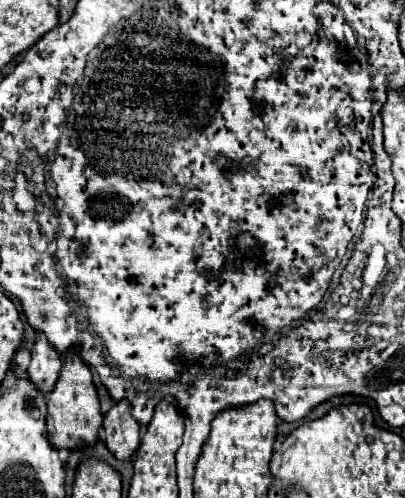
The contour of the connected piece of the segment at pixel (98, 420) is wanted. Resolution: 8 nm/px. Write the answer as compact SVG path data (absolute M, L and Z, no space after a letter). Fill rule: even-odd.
M70 349L70 353L64 355L58 381L56 381L54 389L46 395L46 399L48 399L48 417L46 417L48 439L56 449L60 449L60 447L76 449L76 447L96 443L100 425L104 431L98 393L96 393L96 387L92 381L90 367L82 361L82 357L78 357L78 353L74 353L74 349Z

